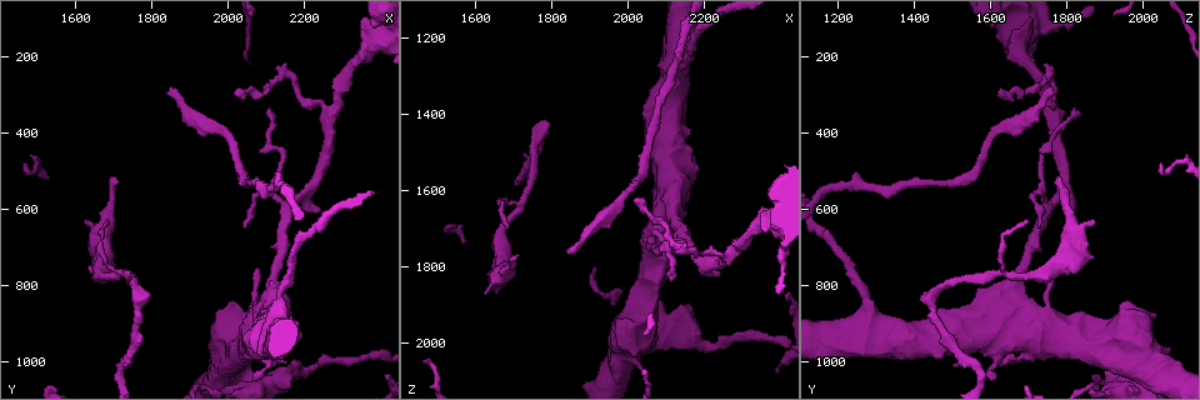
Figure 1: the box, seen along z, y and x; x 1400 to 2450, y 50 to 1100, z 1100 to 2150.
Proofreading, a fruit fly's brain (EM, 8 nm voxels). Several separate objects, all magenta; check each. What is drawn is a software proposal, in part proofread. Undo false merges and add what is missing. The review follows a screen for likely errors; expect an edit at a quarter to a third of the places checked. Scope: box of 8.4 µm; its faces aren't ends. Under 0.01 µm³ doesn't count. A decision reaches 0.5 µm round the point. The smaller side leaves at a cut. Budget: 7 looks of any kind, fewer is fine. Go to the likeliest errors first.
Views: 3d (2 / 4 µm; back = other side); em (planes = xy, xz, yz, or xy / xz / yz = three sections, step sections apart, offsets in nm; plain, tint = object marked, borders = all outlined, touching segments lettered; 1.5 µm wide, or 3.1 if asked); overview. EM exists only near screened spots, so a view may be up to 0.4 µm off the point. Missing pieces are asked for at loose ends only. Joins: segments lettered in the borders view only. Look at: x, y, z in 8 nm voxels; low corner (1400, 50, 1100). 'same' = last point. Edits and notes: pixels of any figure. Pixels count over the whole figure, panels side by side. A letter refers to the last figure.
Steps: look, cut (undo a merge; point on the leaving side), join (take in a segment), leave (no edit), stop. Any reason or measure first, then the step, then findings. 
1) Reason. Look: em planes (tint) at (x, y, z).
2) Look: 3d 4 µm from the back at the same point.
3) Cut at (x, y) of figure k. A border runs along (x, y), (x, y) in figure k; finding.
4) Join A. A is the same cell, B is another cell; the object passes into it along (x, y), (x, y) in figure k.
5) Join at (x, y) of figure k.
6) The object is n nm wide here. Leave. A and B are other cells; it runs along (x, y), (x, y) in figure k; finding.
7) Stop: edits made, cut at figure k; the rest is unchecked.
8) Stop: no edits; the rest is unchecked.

Branch stops here. Look: 3d 4 µm at (1835, 300, 1760).

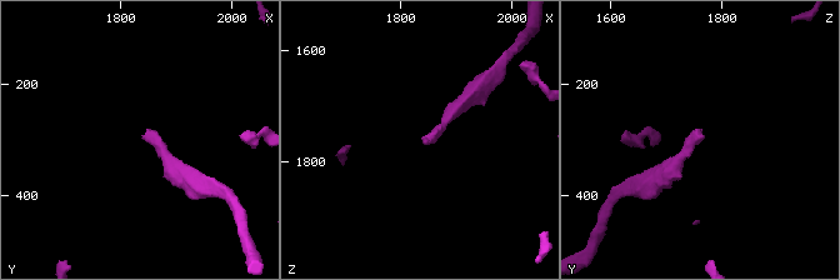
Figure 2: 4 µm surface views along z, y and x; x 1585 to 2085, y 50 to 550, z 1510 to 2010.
Now the EM. Look: em planes (borders) at (1835, 300, 1765).

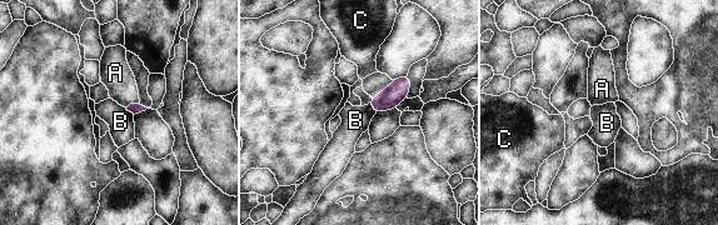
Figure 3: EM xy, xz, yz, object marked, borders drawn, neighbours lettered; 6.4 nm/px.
Join at (115, 73) of figure 3. A is the same cell, B and C are other cells; the object passes into it along (133, 108), (133, 104), (115, 73) in figure 3; the neuron continues.

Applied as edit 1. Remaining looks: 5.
Look: overview.

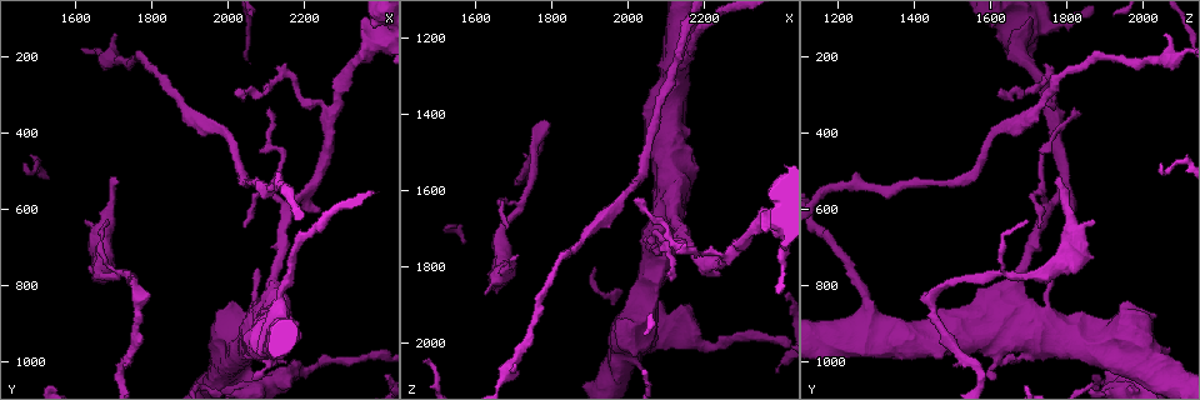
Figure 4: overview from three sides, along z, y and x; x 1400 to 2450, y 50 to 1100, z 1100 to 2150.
An open end. Look: em planes (plain) at (1705, 510, 1775).

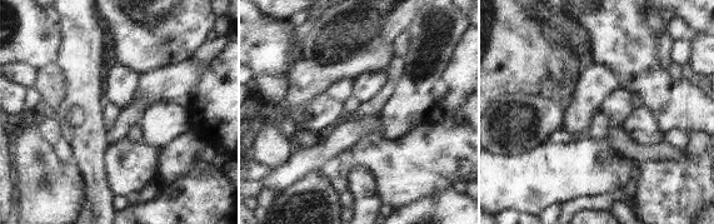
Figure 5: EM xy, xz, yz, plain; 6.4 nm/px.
Look: em planes (tint) at the same point.

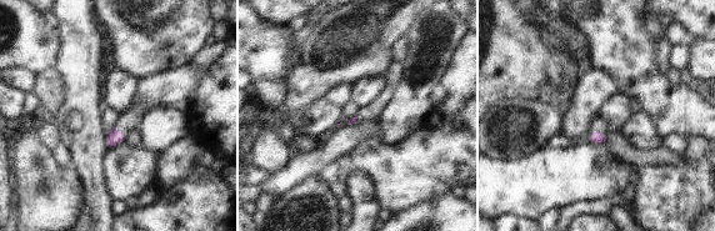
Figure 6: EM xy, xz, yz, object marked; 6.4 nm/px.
Look: em planes (borders) at the same point.

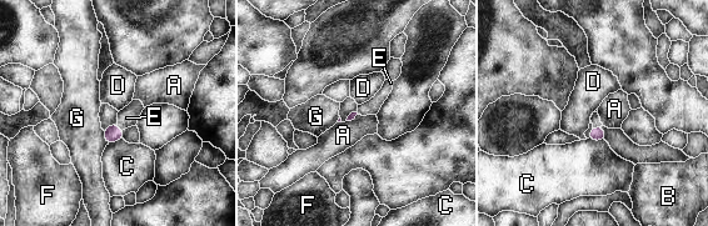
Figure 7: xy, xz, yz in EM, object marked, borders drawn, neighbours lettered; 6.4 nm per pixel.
Join at (596, 120) of figure 7. E is the same cell, A, B, C, D, F and G are other cells; the object passes into it along (597, 134), (597, 127), (596, 120) in figure 7; it goes on there.

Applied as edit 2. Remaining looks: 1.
Stop: edits made, join at figure 3, join at figure 7; the rest is unchecked.

